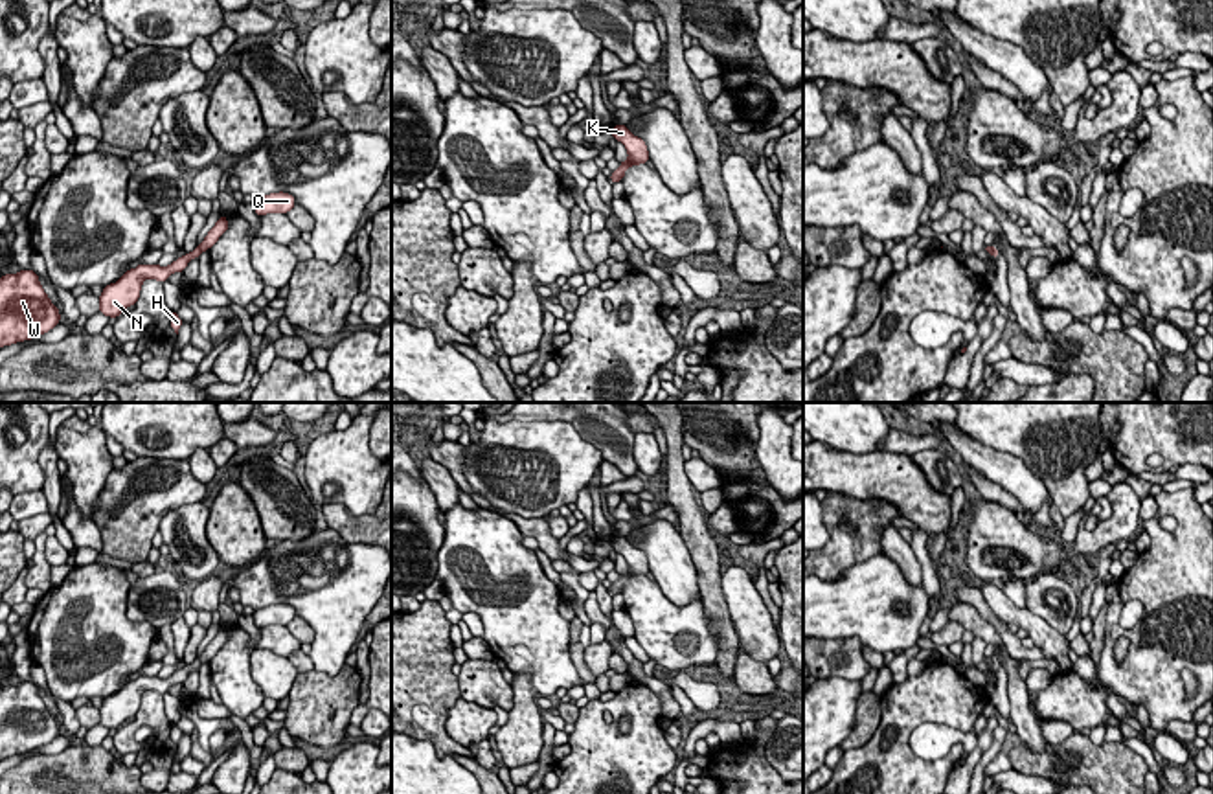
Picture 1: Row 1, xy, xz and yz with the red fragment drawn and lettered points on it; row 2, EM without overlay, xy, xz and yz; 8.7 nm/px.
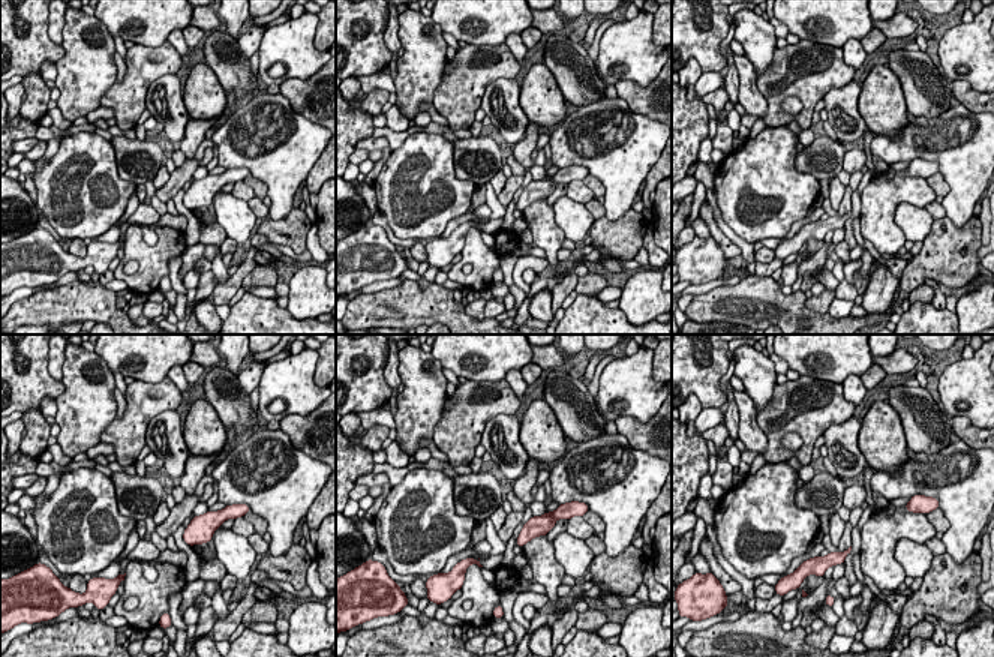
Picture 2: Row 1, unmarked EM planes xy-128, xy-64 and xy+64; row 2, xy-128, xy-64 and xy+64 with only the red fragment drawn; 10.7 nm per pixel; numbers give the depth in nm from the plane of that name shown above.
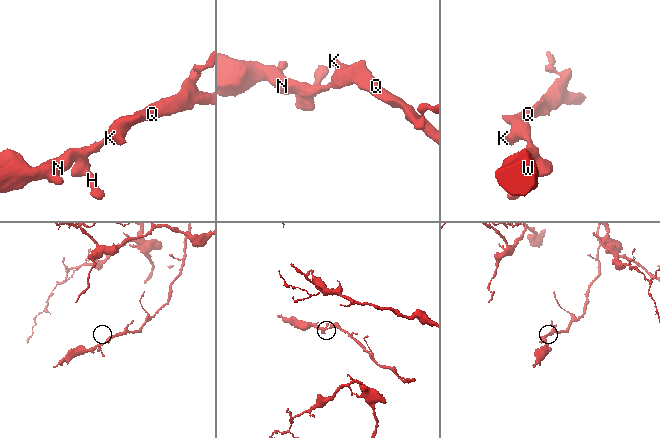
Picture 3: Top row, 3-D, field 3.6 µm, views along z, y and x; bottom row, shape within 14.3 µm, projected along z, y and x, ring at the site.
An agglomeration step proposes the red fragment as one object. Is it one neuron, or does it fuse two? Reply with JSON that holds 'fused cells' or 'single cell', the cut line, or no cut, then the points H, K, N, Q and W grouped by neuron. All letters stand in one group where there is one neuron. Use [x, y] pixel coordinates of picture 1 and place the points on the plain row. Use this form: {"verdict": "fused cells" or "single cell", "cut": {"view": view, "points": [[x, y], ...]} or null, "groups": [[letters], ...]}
{"verdict": "single cell", "cut": null, "groups": [["H", "K", "N", "Q", "W"]]}

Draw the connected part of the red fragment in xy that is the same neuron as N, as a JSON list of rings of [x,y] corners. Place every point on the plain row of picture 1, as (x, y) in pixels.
[[[221,627],[204,652],[193,664],[175,671],[169,678],[140,675],[136,680],[125,682],[116,695],[103,698],[103,704],[97,708],[99,724],[108,730],[118,730],[127,719],[136,717],[145,691],[151,689],[165,695],[171,686],[184,684],[187,675],[198,671],[202,664],[210,662],[228,640],[230,634],[226,627]]]

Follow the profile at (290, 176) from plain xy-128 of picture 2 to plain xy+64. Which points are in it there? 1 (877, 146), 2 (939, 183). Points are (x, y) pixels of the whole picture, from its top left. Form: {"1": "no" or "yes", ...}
{"1": "yes", "2": "no"}

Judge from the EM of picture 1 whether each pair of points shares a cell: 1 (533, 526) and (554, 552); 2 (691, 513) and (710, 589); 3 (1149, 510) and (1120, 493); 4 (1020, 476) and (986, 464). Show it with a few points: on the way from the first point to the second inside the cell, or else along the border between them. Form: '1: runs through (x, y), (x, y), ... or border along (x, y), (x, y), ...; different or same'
1: runs through (539, 532), (550, 546); same
2: runs through (695, 532), (704, 550), (708, 570); same
3: border along (1142, 500), (1138, 517); different
4: runs through (1011, 475), (995, 465); same

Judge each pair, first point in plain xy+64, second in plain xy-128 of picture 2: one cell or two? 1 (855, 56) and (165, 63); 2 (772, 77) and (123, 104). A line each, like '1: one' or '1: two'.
1: two
2: one

